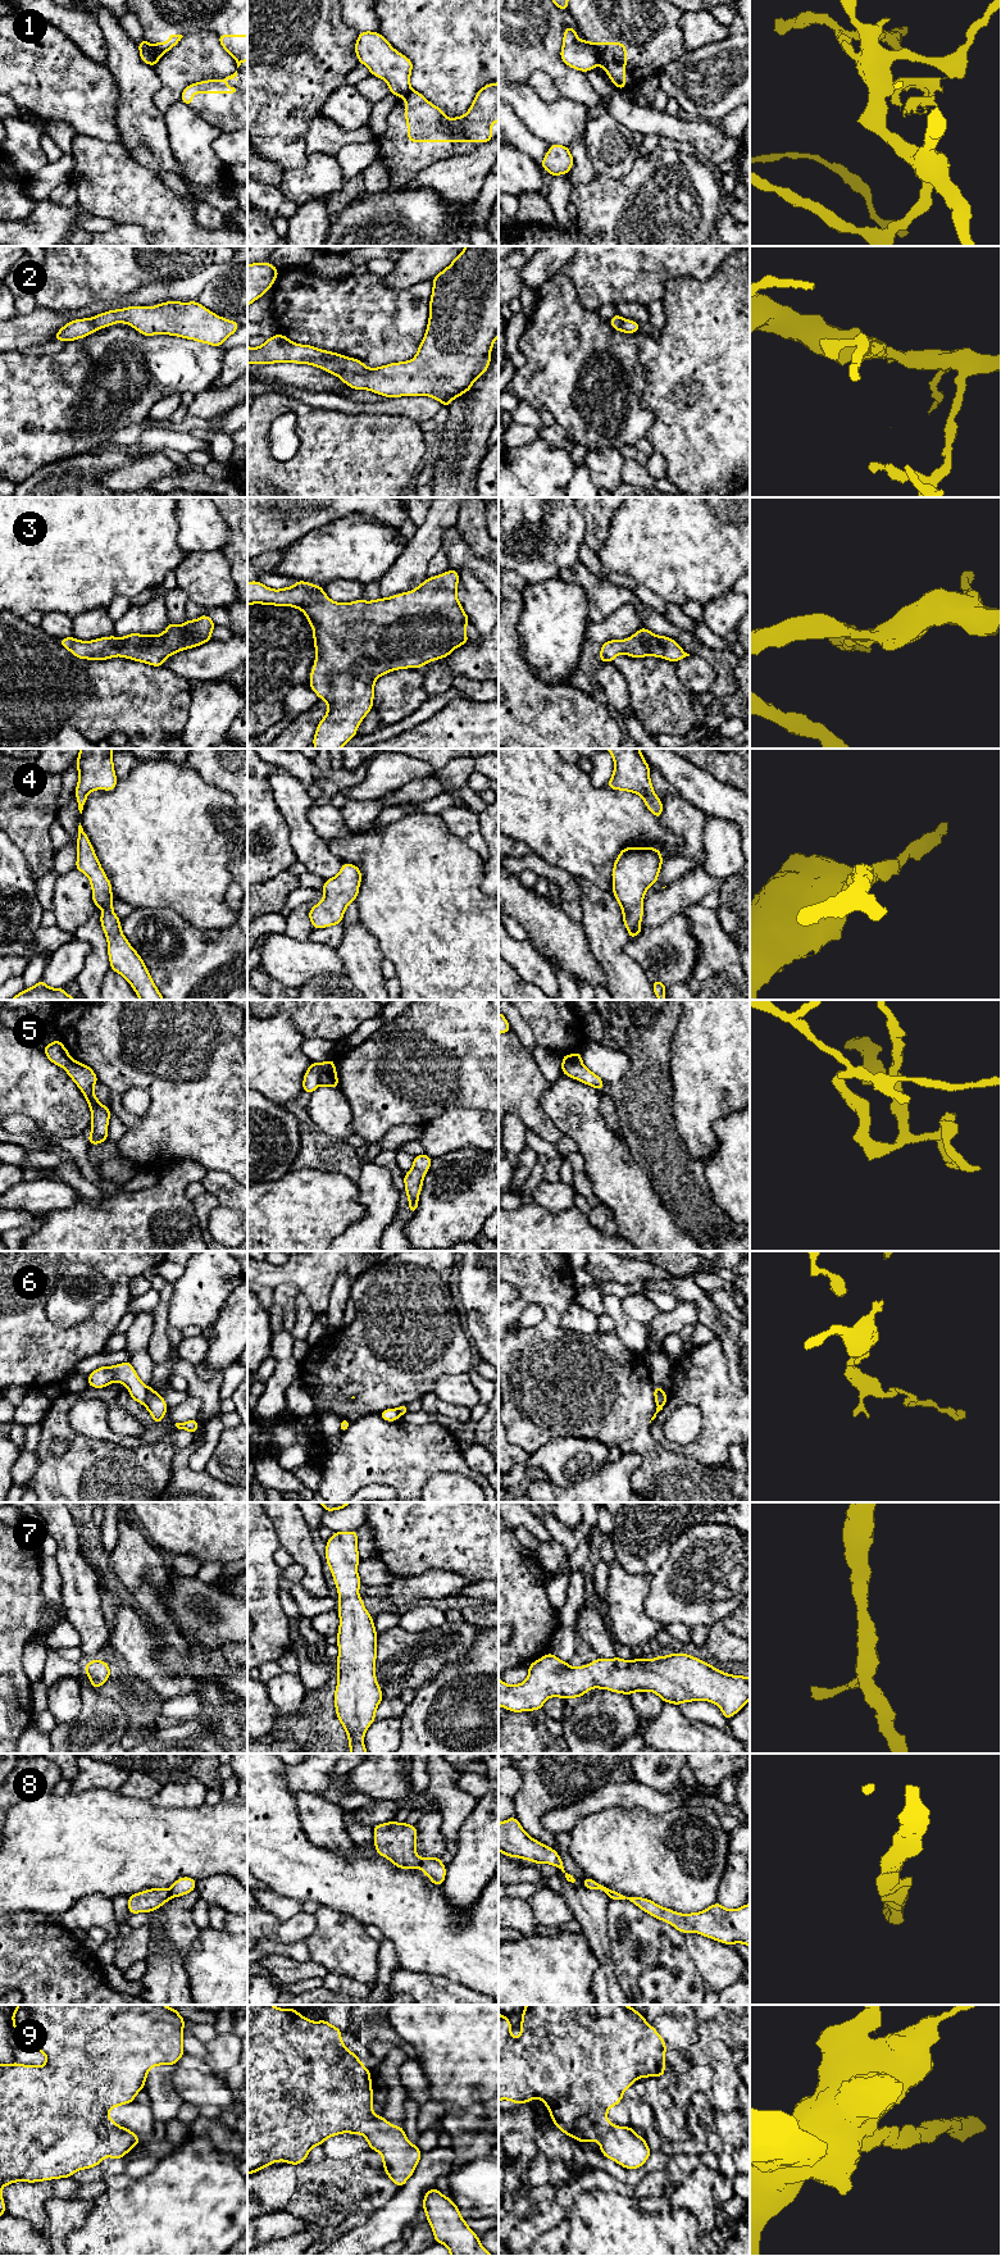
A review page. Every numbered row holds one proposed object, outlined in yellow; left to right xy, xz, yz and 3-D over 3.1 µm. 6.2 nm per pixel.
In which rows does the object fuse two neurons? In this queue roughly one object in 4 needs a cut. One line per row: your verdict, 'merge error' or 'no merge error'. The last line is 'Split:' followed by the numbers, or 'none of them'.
1: merge error
2: no merge error
3: no merge error
4: no merge error
5: merge error
6: merge error
7: no merge error
8: no merge error
9: no merge error
Split: 1, 5, 6

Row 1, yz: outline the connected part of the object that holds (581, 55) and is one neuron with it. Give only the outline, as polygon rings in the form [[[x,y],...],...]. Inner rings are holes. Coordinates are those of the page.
[[[572,27],[564,28],[560,58],[568,67],[581,72],[595,69],[600,62],[599,53],[592,44],[586,38],[579,41],[577,31]]]

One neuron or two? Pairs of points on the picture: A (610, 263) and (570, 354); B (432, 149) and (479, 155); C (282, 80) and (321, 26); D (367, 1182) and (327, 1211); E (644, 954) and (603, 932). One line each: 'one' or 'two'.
A: two
B: two
C: one
D: two
E: two

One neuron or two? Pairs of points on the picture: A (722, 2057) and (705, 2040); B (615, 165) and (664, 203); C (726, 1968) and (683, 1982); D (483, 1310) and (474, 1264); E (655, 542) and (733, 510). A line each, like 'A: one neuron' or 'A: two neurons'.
A: two neurons
B: two neurons
C: two neurons
D: one neuron
E: one neuron

